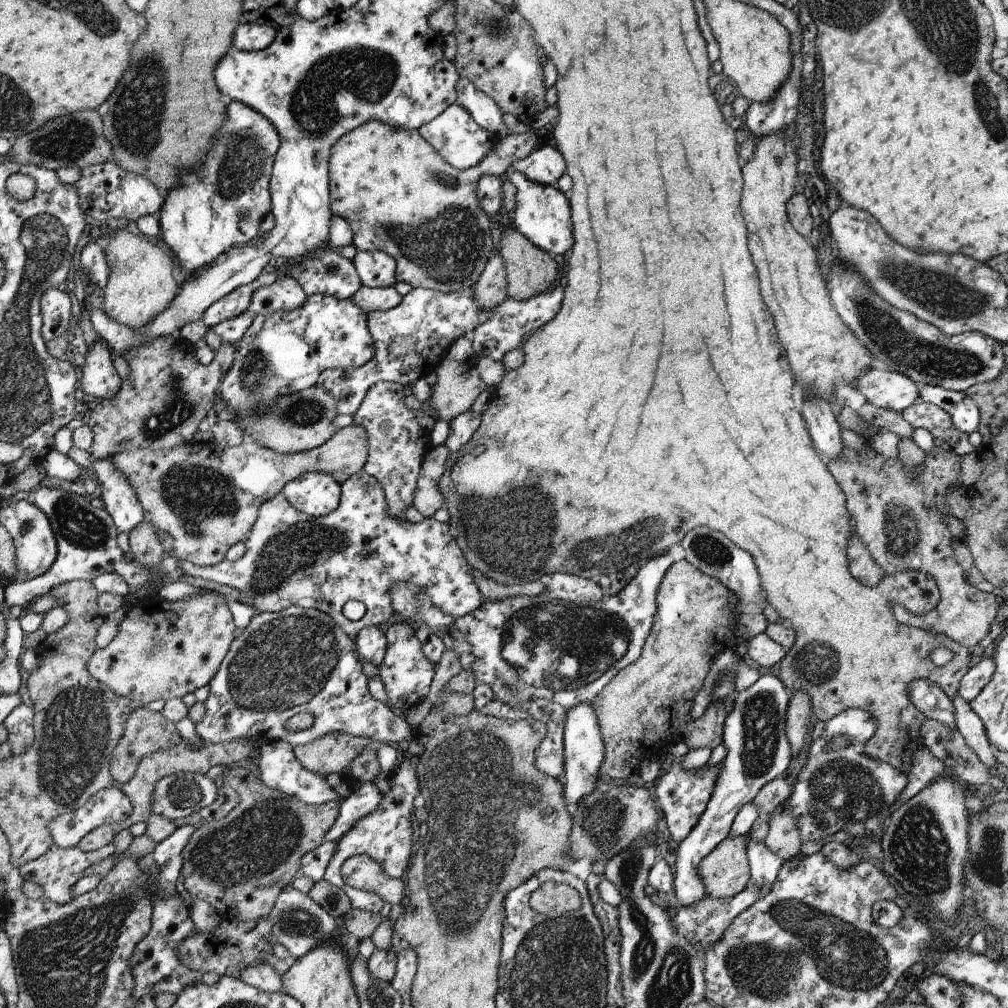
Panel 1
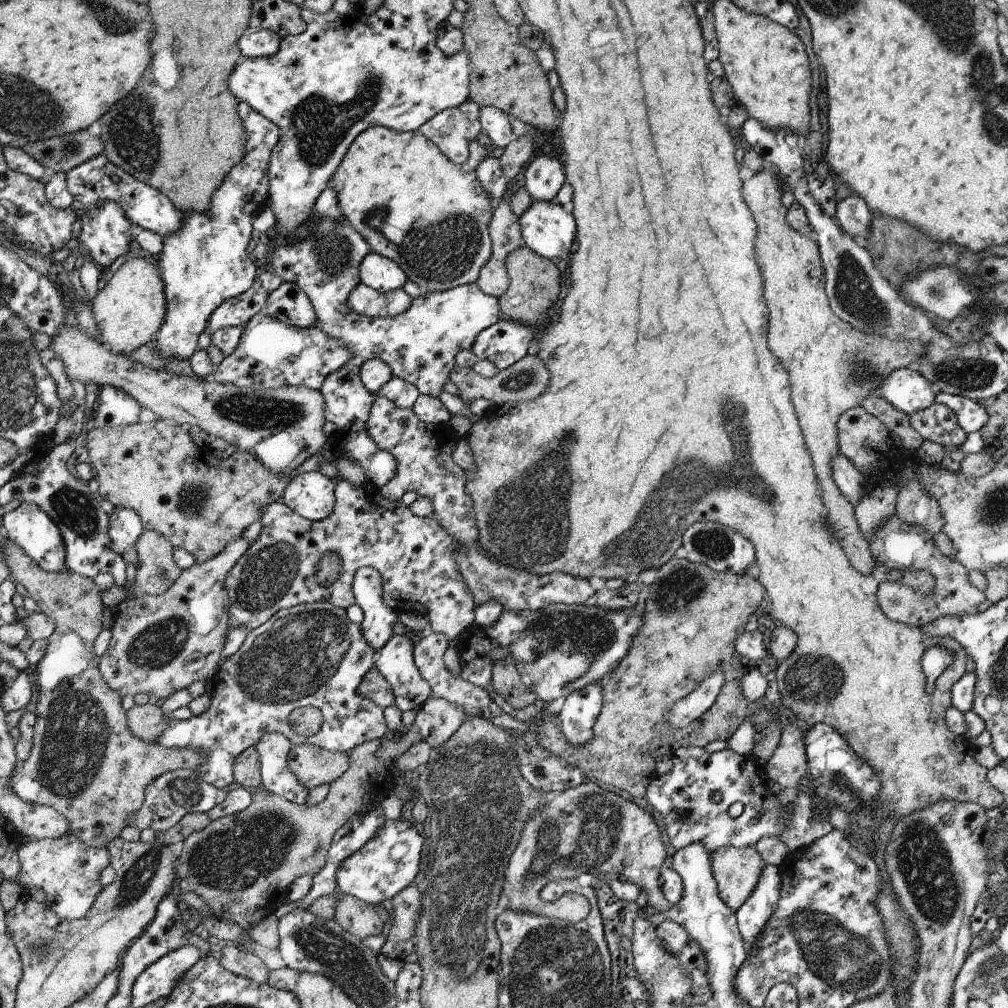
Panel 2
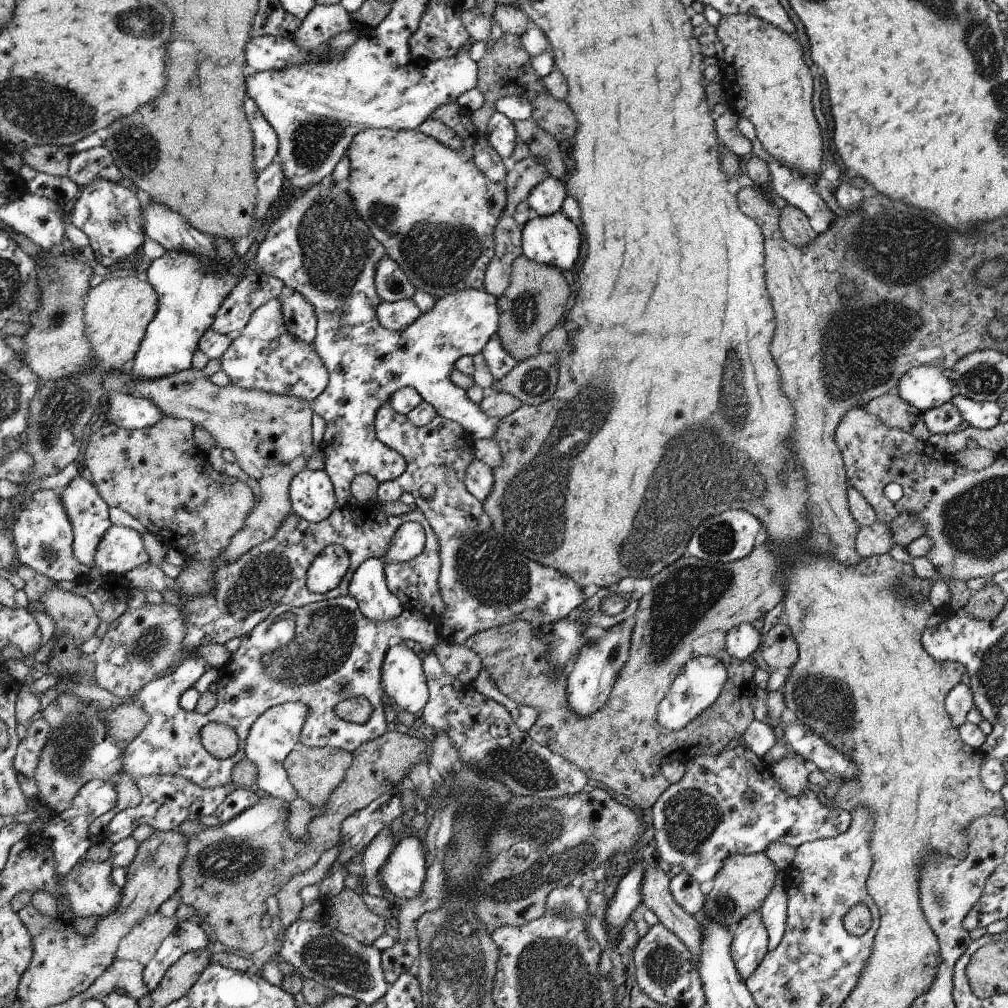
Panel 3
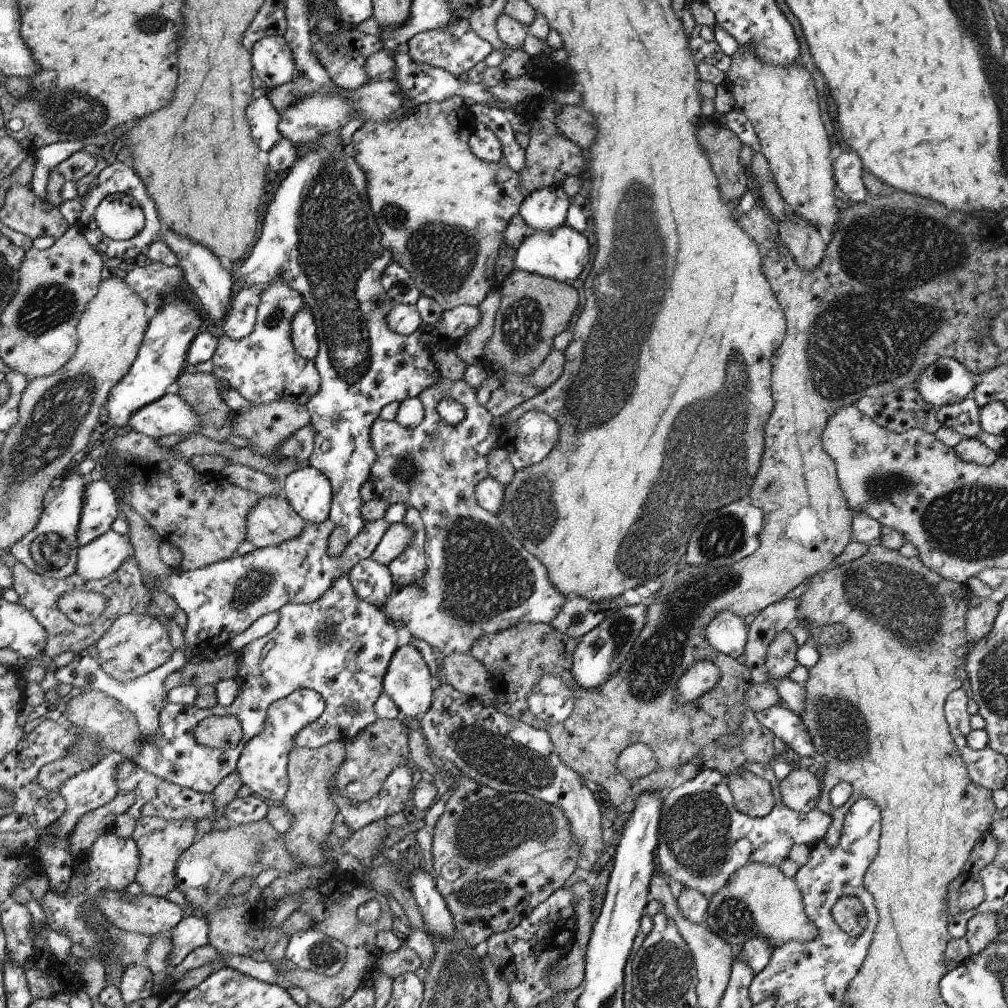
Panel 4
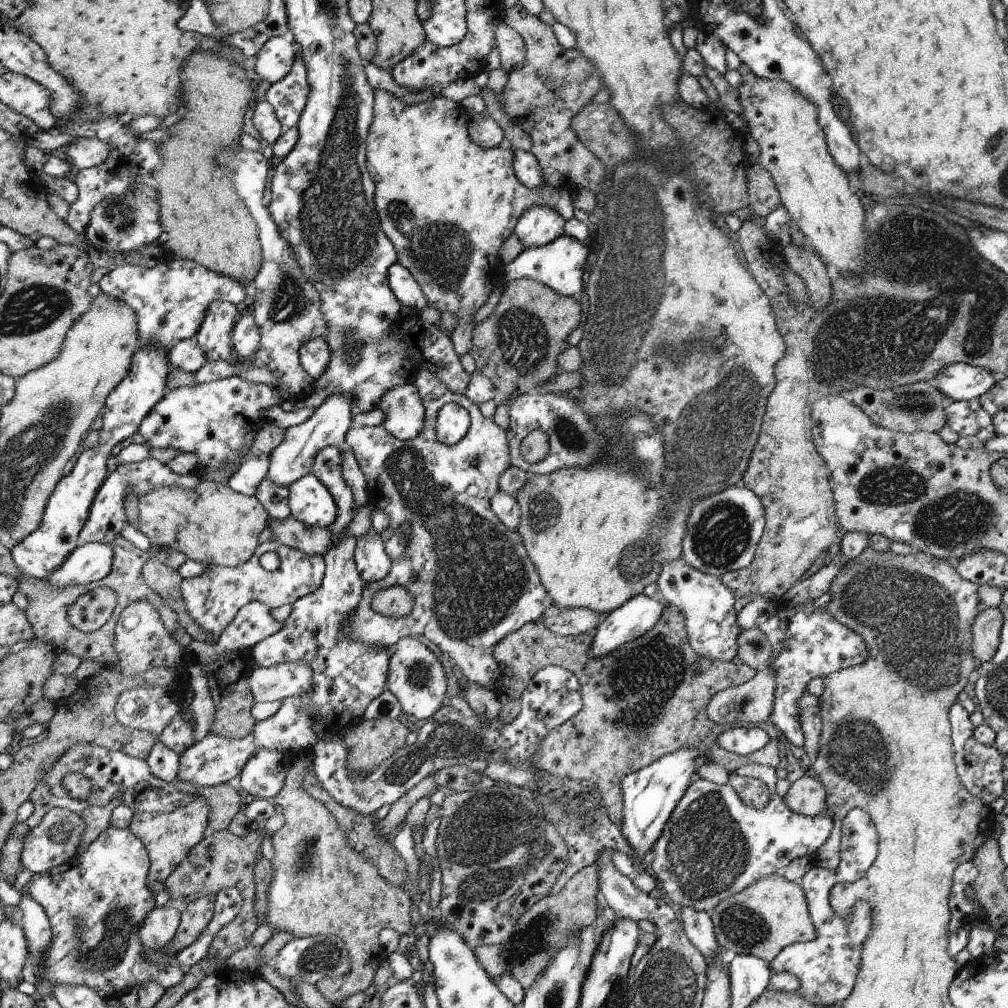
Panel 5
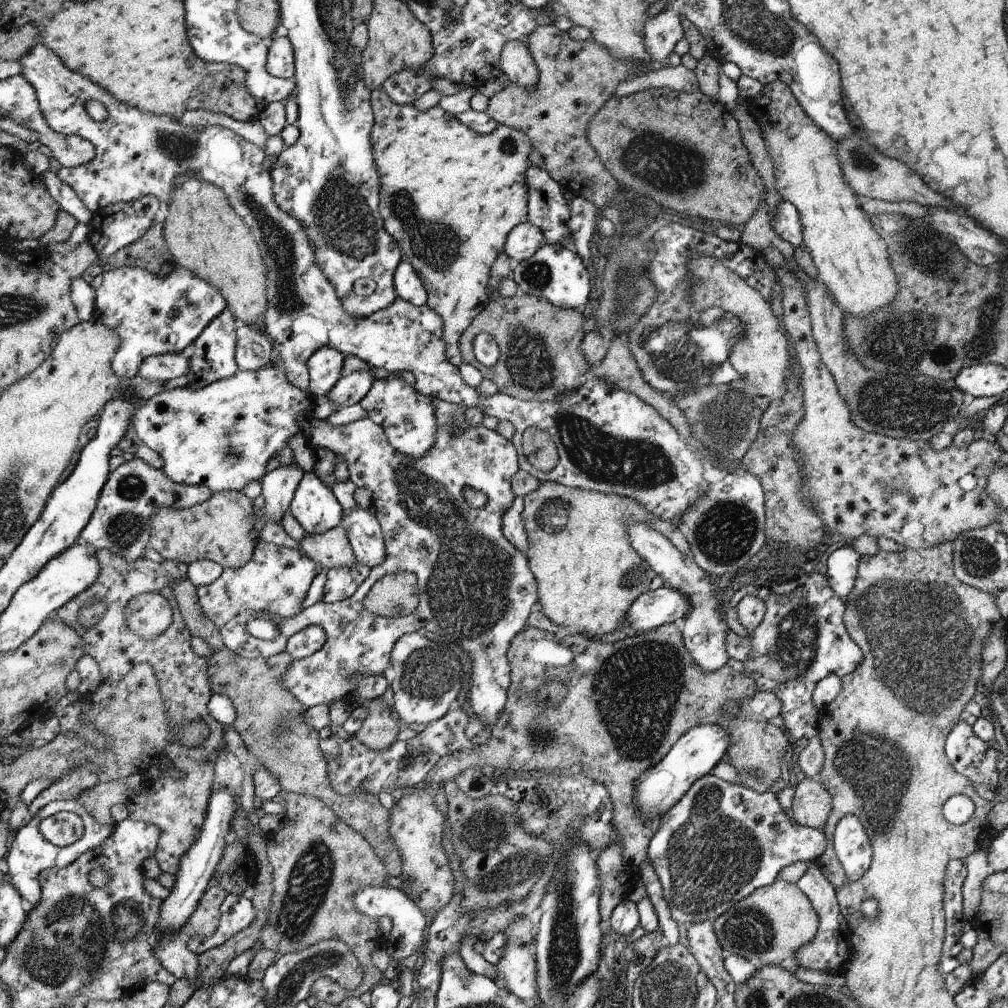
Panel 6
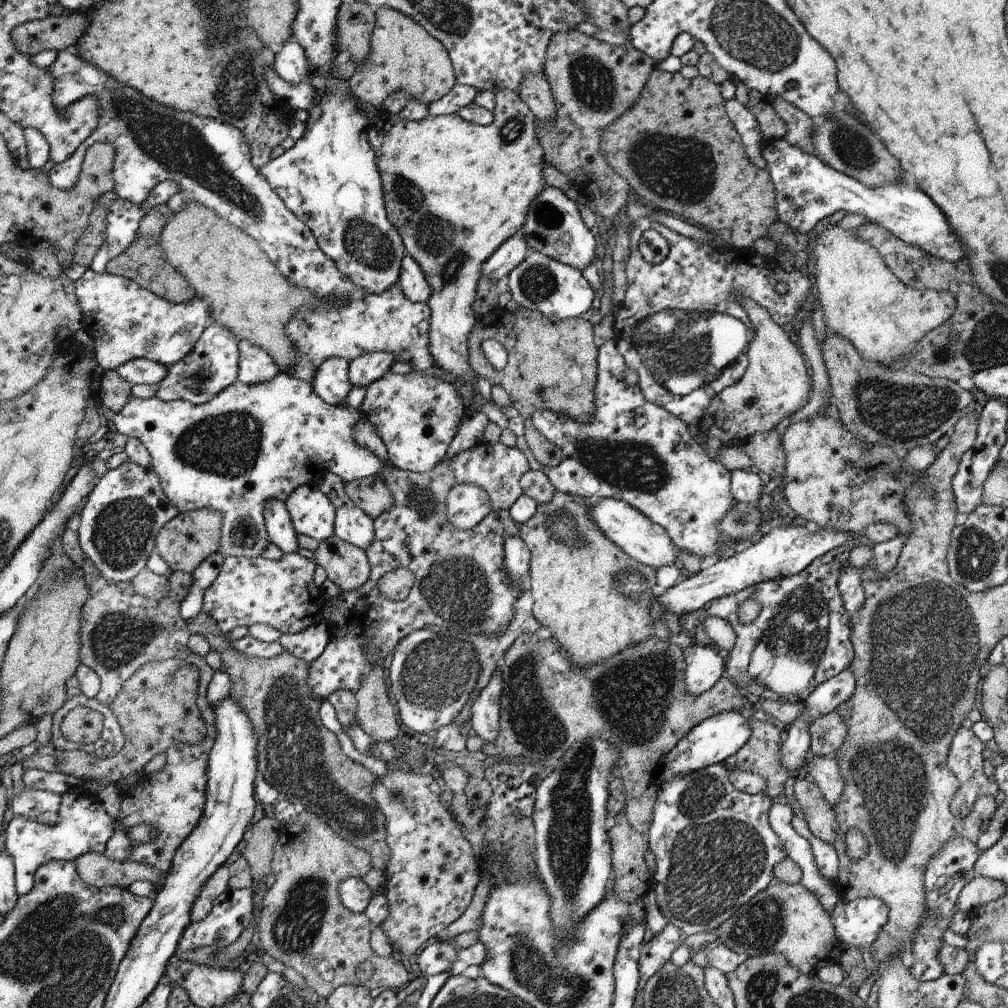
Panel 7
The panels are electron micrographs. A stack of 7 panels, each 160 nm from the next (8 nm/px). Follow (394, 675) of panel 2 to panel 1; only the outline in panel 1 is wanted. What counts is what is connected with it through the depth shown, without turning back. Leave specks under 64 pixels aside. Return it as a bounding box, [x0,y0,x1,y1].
[378,620,435,713]

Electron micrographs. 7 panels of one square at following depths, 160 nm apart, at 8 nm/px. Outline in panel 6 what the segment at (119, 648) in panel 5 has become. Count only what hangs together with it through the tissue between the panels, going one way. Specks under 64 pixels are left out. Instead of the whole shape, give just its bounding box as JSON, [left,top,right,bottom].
[126,593,174,640]

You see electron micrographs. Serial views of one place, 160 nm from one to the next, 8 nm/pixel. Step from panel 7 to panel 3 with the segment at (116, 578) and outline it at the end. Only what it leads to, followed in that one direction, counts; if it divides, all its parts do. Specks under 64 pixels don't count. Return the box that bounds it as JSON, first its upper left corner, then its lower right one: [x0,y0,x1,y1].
[59,475,111,568]

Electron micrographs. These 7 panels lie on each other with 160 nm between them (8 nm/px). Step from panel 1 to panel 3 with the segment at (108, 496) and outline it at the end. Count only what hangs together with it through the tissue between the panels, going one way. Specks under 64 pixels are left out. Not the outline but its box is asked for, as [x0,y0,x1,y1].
[92,525,149,577]

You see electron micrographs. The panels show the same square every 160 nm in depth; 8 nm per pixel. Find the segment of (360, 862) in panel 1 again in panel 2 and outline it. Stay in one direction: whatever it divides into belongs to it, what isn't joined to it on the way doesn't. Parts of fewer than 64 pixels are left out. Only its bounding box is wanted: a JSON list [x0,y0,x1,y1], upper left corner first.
[377,884,422,982]

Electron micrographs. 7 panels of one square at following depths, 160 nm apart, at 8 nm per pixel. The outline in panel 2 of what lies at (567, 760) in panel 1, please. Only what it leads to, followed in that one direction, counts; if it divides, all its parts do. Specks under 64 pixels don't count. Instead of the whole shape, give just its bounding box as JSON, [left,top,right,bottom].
[559,680,604,747]

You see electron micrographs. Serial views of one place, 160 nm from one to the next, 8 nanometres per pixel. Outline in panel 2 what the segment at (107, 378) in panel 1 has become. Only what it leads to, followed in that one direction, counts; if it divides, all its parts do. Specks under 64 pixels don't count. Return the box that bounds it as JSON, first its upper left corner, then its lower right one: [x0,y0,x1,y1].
[94,386,141,428]

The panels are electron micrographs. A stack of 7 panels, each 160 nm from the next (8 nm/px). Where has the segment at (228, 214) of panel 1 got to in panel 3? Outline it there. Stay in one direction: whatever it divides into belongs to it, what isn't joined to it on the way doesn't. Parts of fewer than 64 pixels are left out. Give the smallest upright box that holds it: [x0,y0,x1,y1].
[129,98,279,379]

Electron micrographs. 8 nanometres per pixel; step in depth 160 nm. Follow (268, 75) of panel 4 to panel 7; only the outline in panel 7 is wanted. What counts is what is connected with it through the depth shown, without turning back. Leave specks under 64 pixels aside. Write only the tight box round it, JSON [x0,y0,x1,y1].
[273,37,311,85]

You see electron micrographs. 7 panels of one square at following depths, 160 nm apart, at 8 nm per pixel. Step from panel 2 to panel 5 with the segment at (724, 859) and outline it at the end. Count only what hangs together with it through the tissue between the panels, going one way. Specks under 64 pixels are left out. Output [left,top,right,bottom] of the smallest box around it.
[710,872,817,962]

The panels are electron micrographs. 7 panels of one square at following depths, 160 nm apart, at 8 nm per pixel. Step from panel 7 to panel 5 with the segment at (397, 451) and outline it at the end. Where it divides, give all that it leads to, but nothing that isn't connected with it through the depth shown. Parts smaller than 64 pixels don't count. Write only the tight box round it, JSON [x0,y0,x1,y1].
[376,383,426,441]

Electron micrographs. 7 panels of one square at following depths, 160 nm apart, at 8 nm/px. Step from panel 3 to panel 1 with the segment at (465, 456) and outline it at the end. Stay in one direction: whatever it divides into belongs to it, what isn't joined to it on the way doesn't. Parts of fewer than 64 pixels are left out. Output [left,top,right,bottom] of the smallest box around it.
[354,381,606,604]

